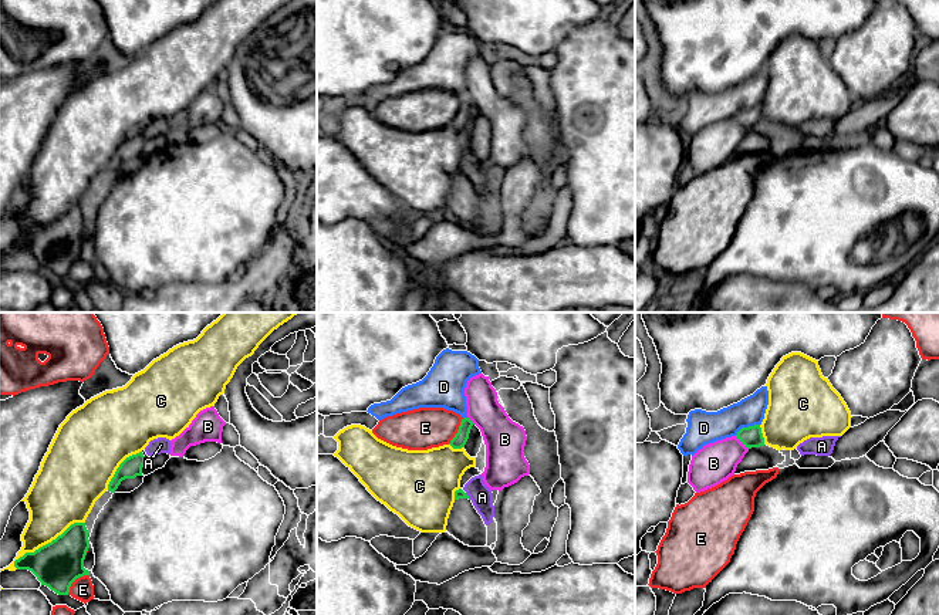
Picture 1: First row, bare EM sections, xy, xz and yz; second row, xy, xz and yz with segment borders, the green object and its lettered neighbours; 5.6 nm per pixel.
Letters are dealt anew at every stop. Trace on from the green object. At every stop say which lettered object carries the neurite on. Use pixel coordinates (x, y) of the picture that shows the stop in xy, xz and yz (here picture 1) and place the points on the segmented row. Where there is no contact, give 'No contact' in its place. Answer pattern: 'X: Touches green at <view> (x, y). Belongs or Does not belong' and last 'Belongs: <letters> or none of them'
A: Touches green at xz (468, 496). Does not belong
B: Touches green at yz (742, 442). Does not belong
C: Touches green at xy (49, 543). Does not belong
D: Touches green at yz (746, 428). Does not belong
E: Touches green at xy (74, 580). Does not belong
Belongs: none of them

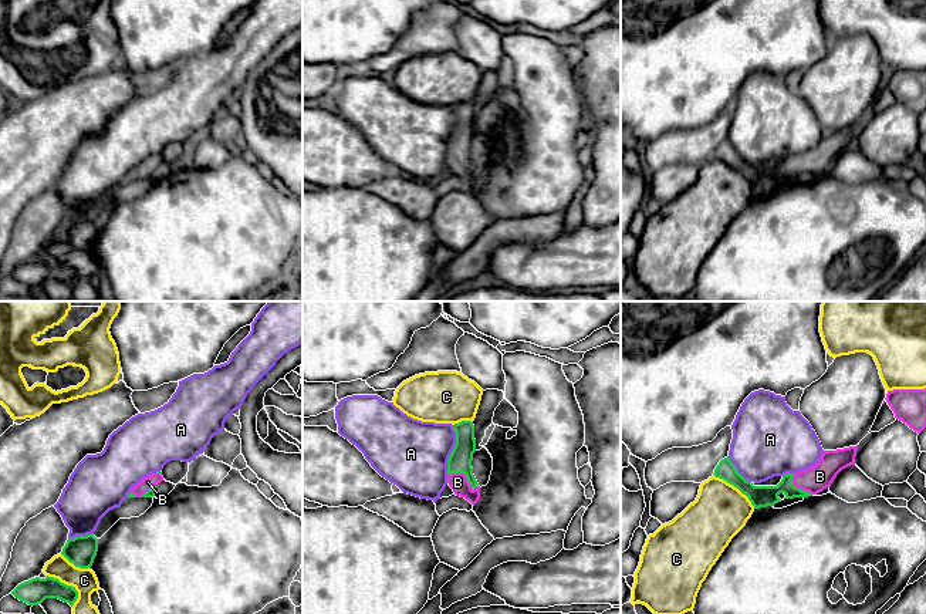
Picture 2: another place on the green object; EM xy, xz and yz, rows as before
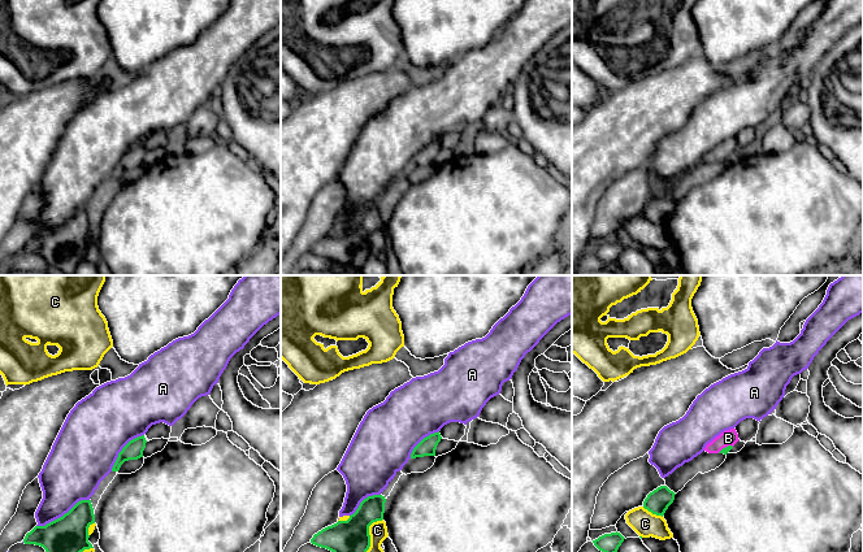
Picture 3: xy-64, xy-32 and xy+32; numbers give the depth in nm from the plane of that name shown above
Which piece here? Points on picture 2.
A: Touches green at xz (452, 451). Does not belong
B: Touches green at xz (466, 476). Belongs
C: Touches green at xy (70, 586). Does not belong
Belongs: B

